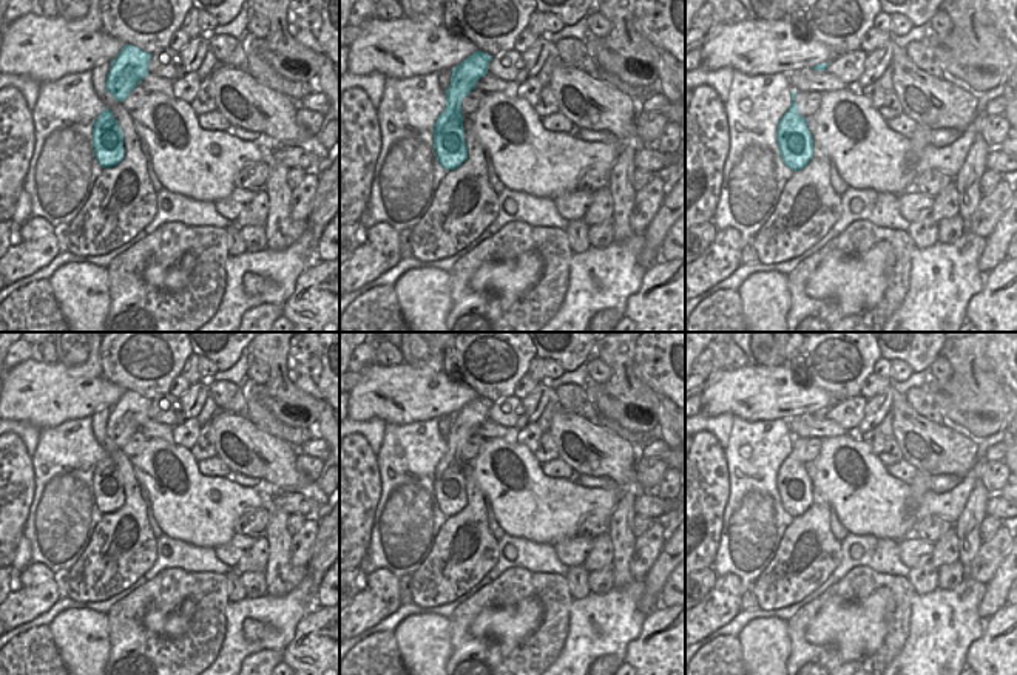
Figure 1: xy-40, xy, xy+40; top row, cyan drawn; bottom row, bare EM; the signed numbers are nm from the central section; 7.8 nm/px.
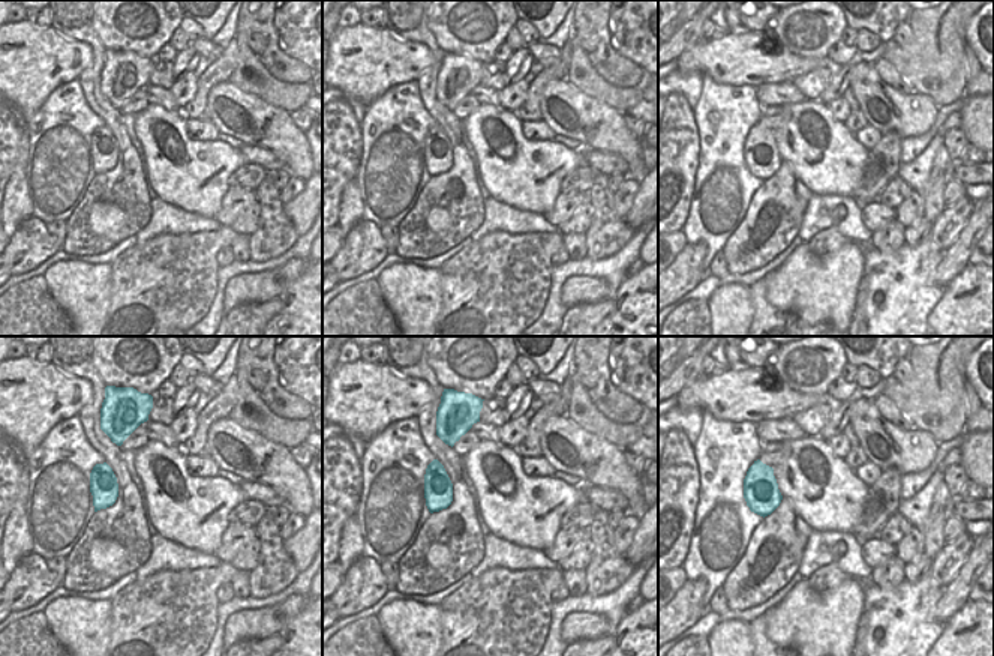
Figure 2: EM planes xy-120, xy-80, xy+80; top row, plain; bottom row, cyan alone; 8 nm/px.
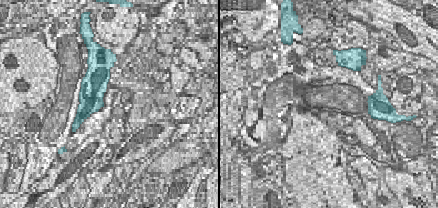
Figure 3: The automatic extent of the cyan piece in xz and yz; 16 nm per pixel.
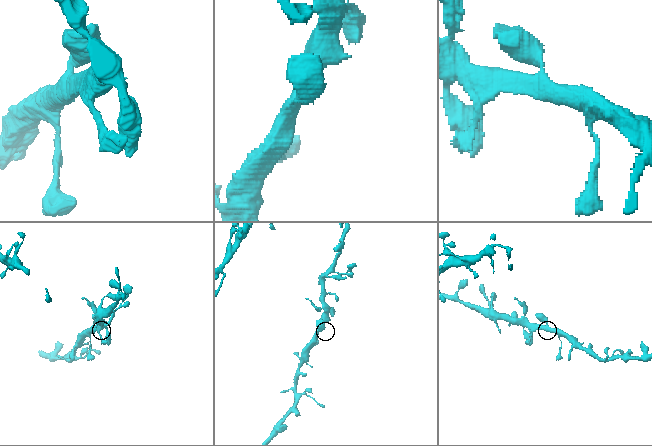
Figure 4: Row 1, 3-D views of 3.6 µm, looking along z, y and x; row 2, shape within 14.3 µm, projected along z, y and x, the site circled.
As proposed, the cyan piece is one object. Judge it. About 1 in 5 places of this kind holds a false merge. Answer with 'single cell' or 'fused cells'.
single cell

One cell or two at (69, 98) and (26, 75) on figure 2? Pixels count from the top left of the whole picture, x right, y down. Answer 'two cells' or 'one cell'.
two cells

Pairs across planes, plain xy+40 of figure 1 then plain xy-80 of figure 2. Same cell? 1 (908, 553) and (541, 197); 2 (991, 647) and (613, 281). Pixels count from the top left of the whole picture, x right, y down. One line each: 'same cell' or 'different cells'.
1: different cells
2: different cells

